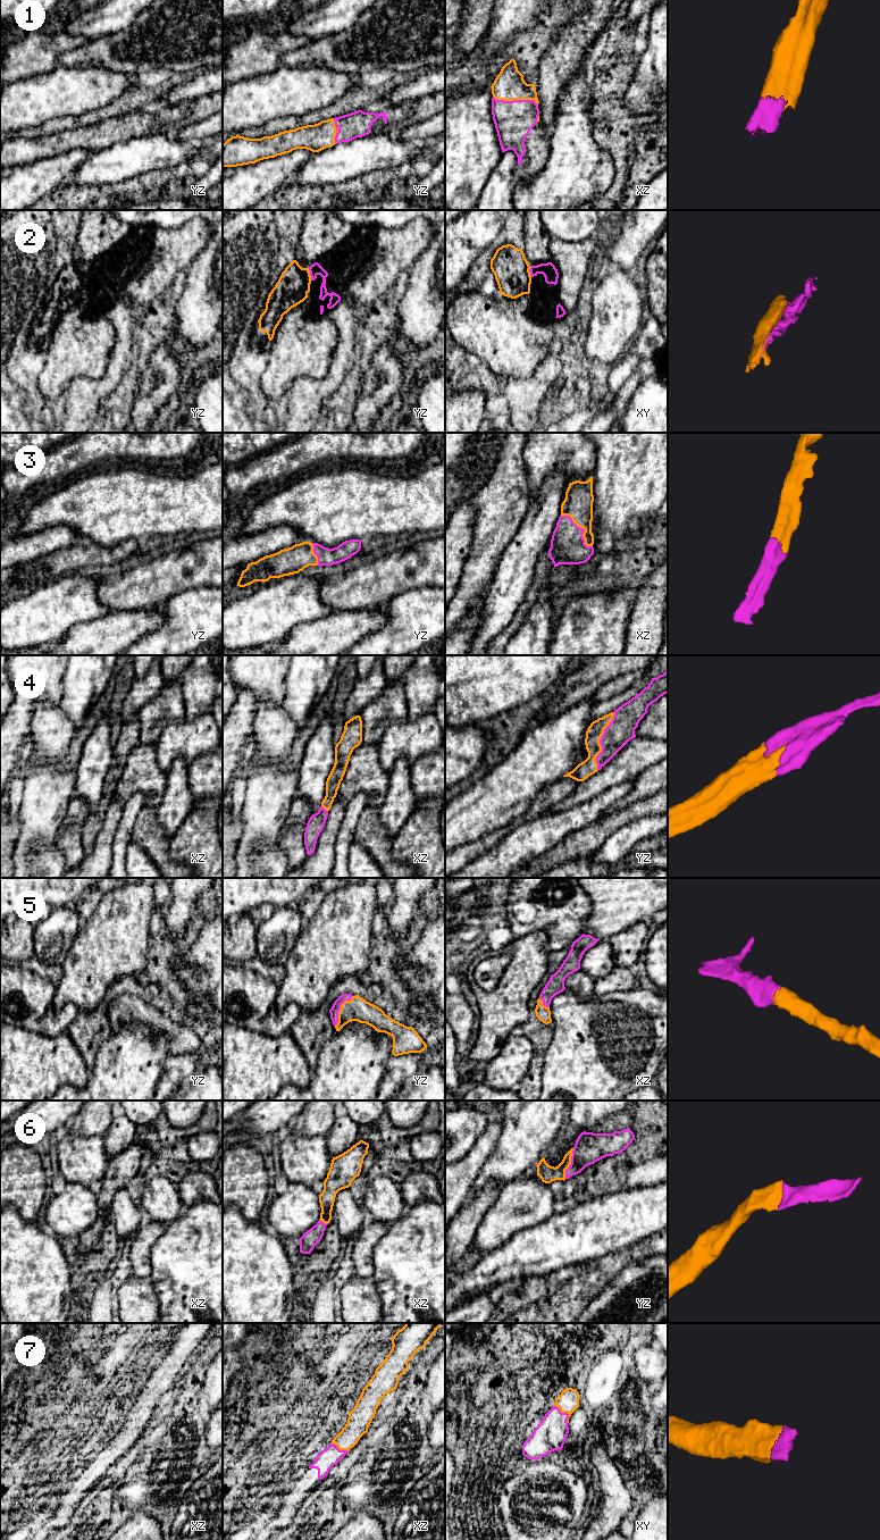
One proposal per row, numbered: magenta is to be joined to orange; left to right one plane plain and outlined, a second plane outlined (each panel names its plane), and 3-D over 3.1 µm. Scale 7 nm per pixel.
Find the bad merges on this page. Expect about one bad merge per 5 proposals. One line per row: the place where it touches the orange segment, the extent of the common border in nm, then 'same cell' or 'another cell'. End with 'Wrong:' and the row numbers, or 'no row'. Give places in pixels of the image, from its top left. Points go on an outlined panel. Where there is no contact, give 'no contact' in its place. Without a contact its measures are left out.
1: xz (516, 99) | 320 nm | same cell
2: yz (309, 274) | 90 nm | another cell
3: xz (583, 527) | 320 nm | same cell
4: yz (598, 742) | 440 nm | same cell
5: yz (340, 1011) | 260 nm | same cell
6: yz (570, 1163) | 220 nm | same cell
7: xy (564, 1412) | 170 nm | same cell
Wrong: 2

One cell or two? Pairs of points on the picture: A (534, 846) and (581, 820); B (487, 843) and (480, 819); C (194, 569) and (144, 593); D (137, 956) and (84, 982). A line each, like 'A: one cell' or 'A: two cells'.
A: one cell
B: two cells
C: one cell
D: one cell

